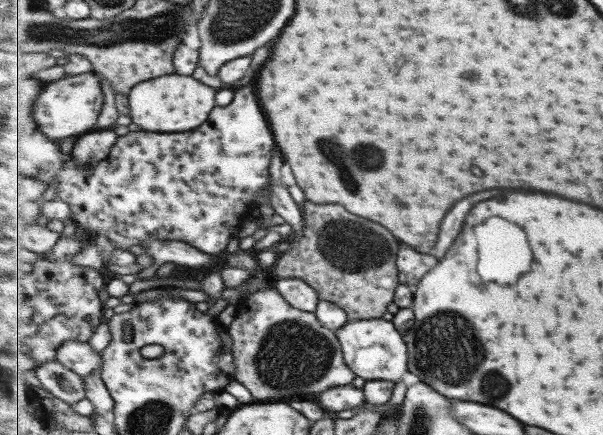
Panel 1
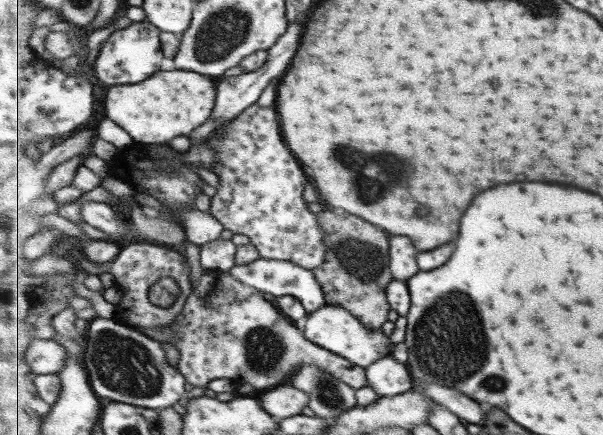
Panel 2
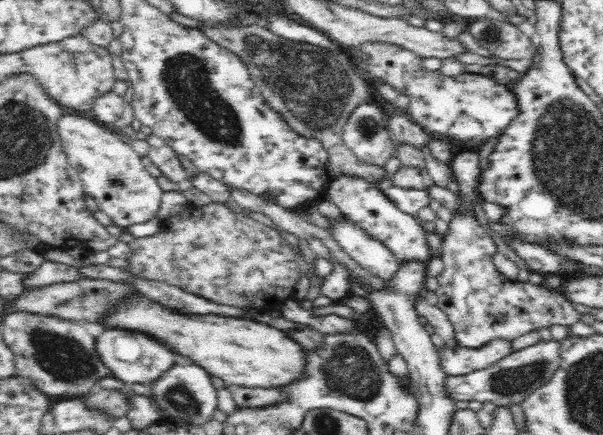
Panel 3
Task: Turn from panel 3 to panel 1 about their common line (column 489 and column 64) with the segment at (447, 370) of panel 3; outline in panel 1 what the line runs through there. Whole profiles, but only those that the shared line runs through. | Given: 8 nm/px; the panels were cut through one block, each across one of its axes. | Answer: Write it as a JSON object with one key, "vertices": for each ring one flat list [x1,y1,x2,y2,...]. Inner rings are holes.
{"vertices":[[67,340,59,348,56,360,59,360,65,368,79,373,83,378,89,376,93,370,103,368,103,356,93,350,89,342,79,342,79,340]]}

